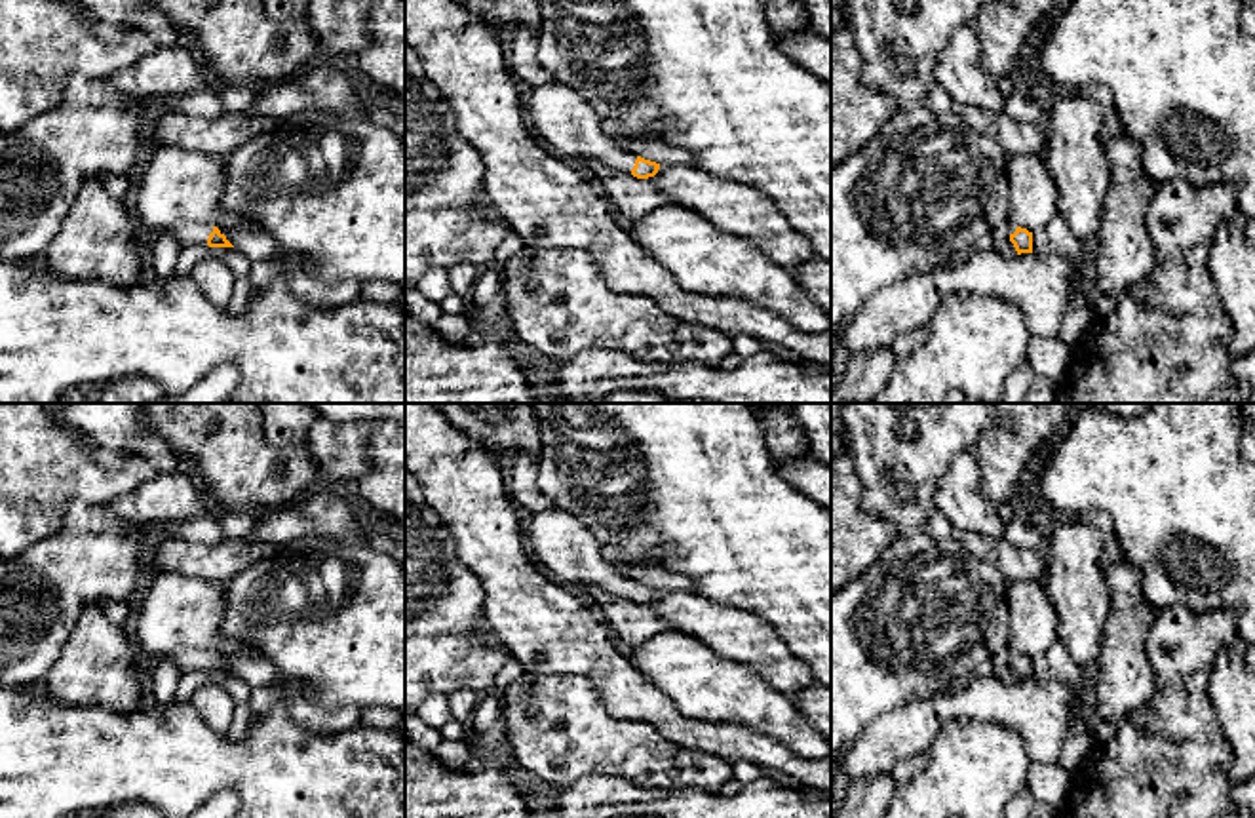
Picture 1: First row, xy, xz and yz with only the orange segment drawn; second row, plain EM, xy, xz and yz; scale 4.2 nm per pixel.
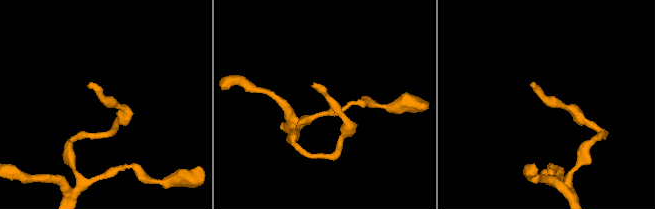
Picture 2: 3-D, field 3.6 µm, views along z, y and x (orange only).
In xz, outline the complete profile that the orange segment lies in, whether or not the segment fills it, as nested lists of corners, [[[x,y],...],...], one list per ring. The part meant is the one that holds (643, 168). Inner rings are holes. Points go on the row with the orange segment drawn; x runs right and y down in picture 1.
[[[553,80],[532,88],[525,112],[536,135],[570,162],[595,158],[637,179],[654,177],[660,169],[660,164],[628,152],[618,137],[607,135],[593,107],[565,84]]]

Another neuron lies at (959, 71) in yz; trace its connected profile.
[[[960,25],[936,59],[936,82],[958,107],[998,114],[1004,110],[1006,97],[996,78],[983,70],[979,53],[975,29]]]

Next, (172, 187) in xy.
[[[160,146],[145,154],[133,177],[129,205],[141,224],[154,230],[169,230],[190,223],[217,228],[255,223],[221,207],[224,188],[226,171],[222,158]]]

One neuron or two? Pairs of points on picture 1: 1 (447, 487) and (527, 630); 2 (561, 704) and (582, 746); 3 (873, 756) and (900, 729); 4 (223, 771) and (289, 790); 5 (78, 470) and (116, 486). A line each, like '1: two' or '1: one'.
1: one
2: one
3: one
4: one
5: one

